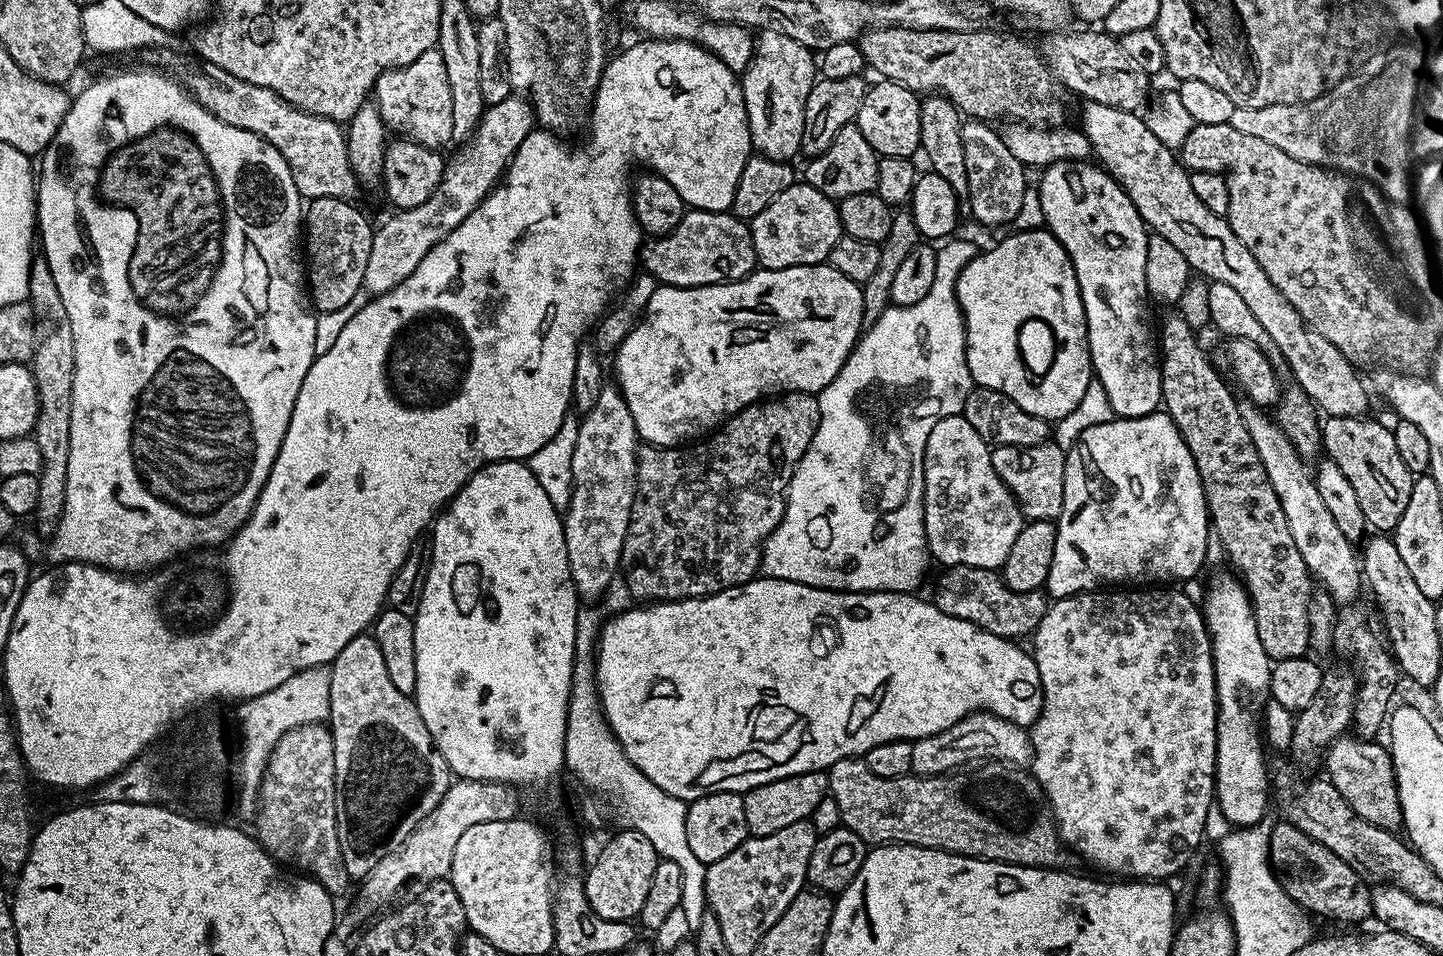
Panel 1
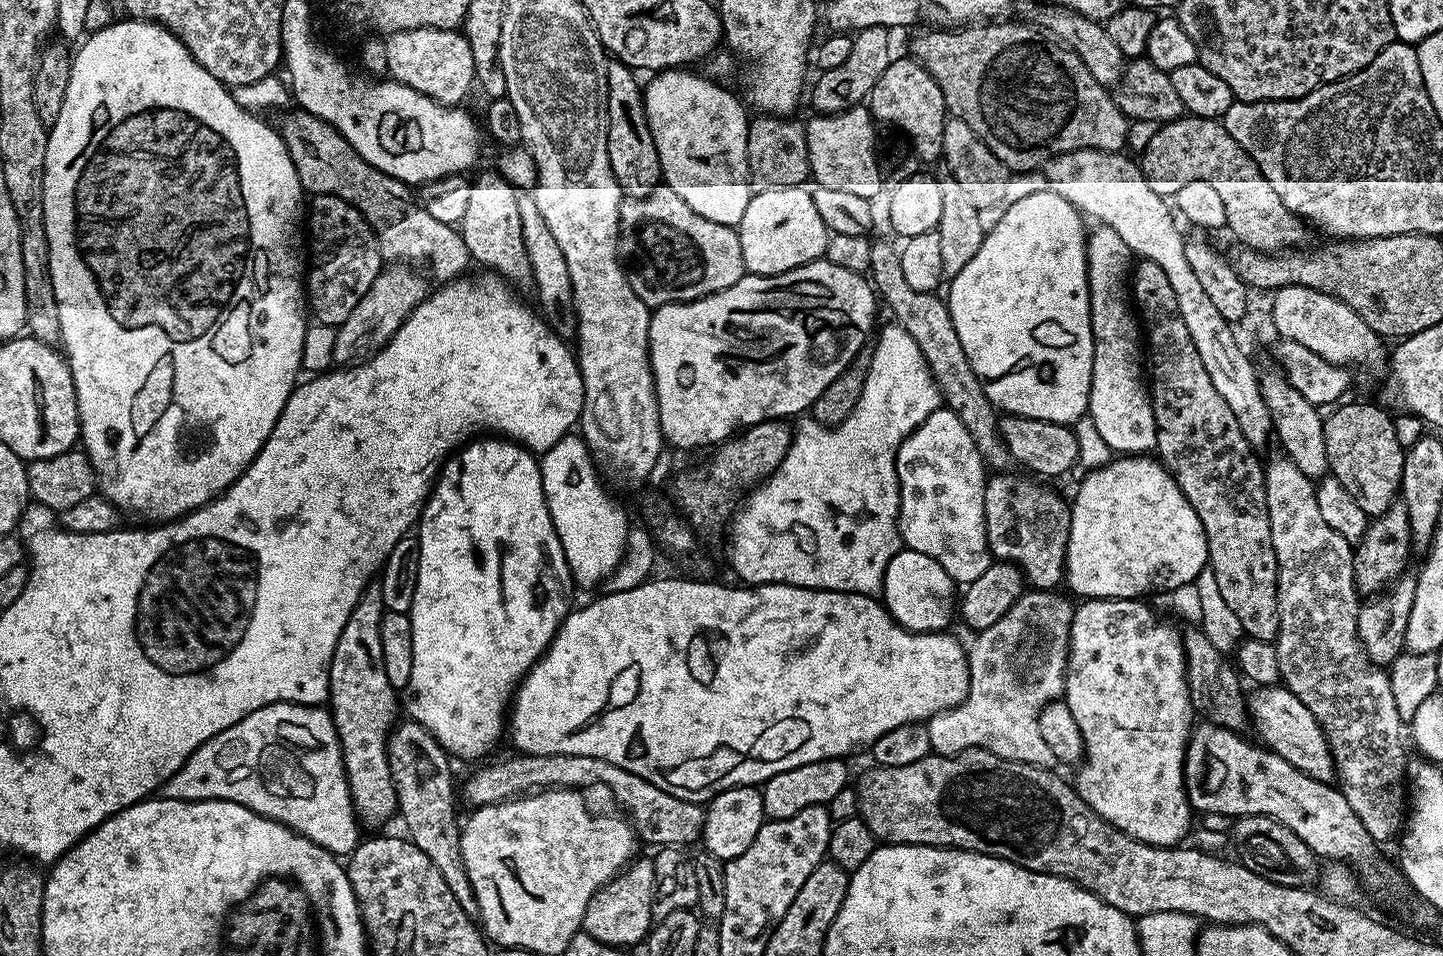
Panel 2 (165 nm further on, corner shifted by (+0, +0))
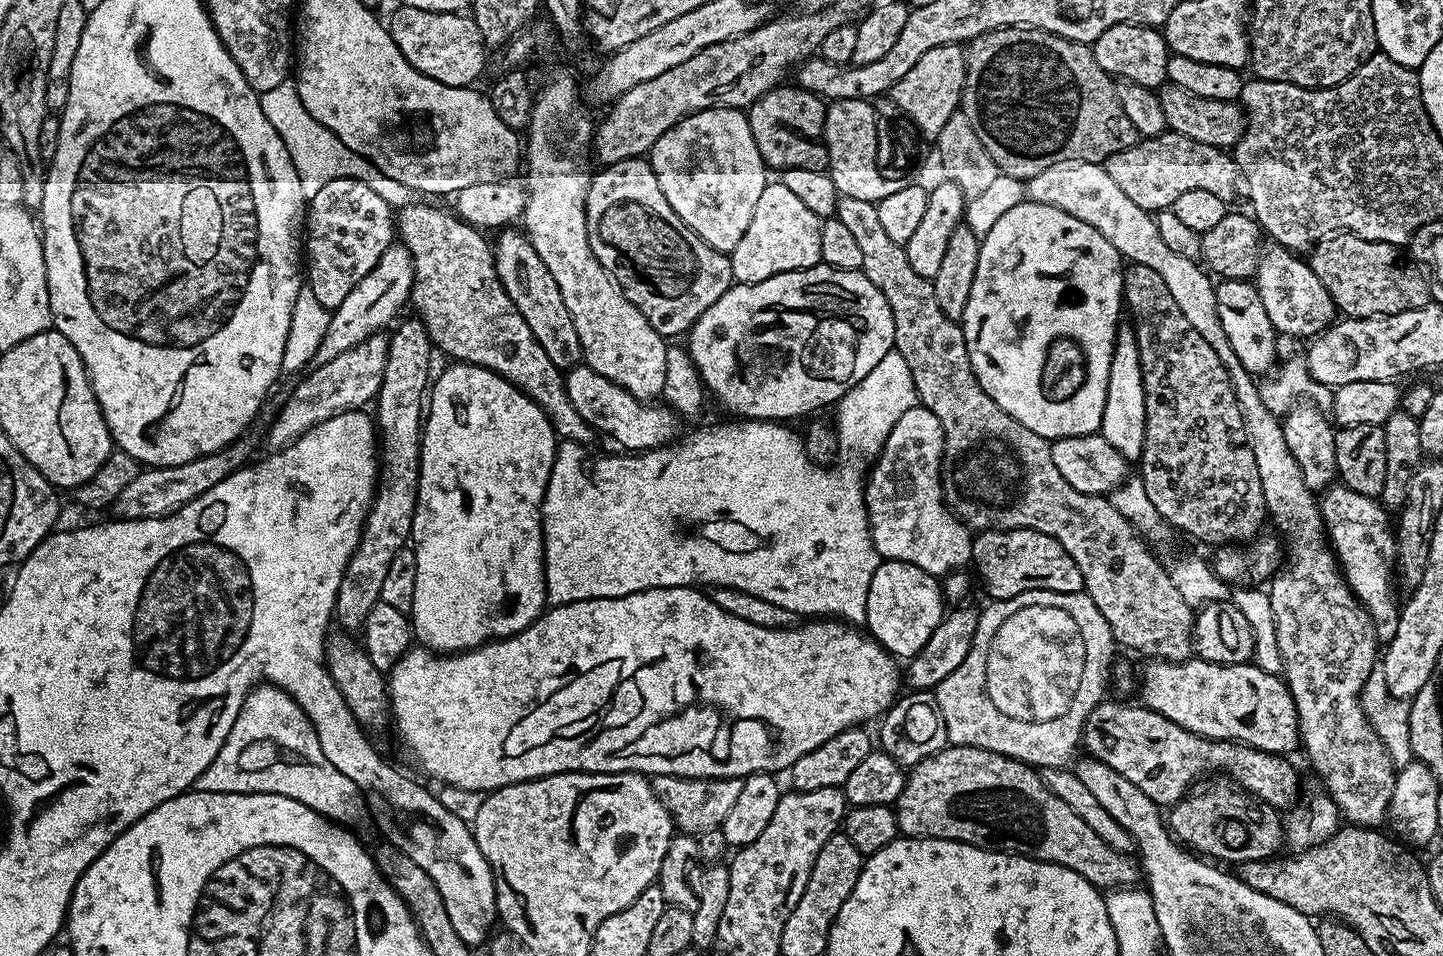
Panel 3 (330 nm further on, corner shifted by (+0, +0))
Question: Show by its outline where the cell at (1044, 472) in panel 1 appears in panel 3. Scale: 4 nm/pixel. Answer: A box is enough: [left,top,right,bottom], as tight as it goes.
[971,528,1084,600]

